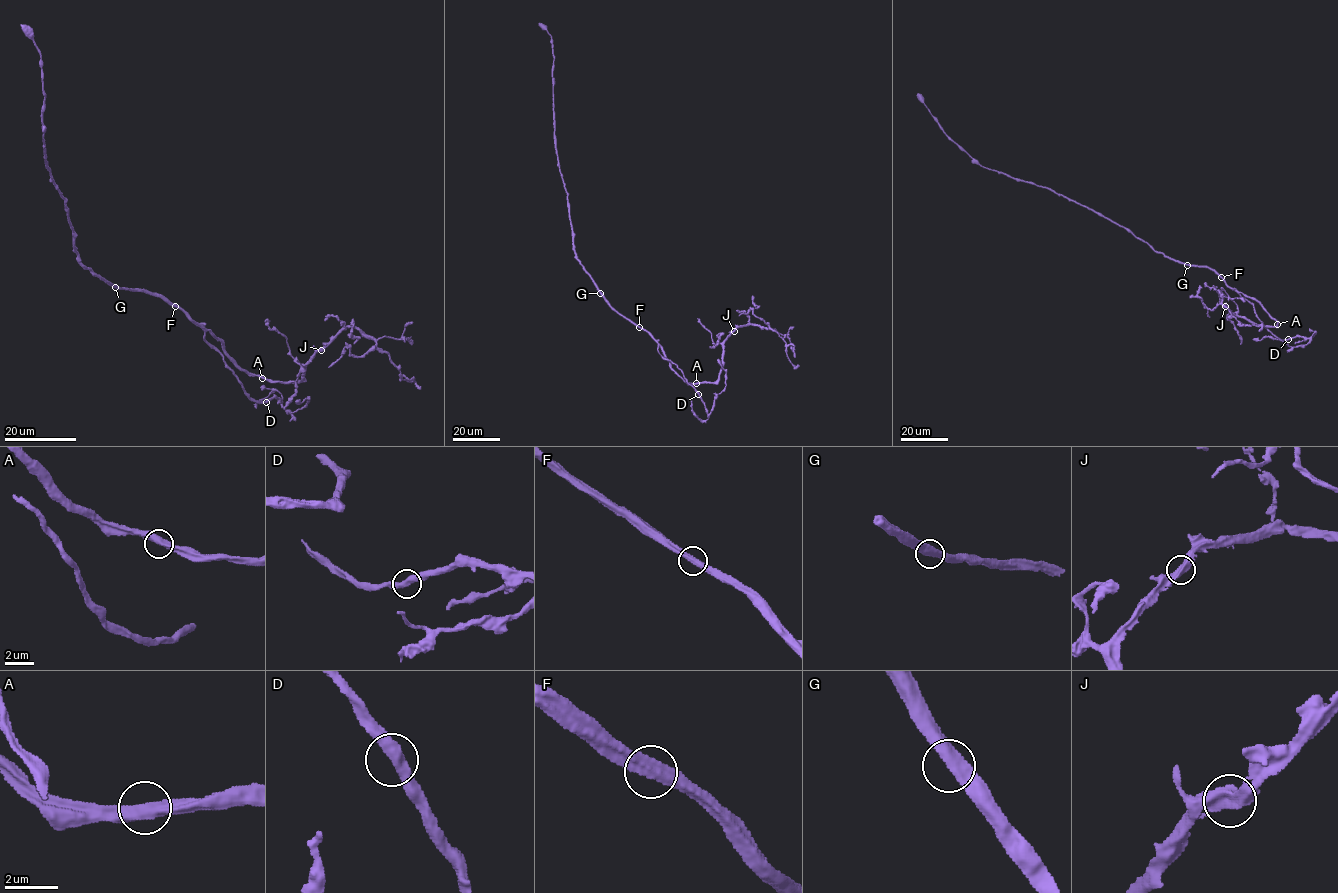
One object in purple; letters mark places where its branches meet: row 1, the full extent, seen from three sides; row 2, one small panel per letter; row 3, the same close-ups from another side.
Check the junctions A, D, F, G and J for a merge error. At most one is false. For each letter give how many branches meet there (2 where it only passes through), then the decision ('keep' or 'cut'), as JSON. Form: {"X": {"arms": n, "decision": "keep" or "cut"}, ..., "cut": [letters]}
{"A": {"arms": 2, "decision": "keep"}, "D": {"arms": 2, "decision": "keep"}, "F": {"arms": 2, "decision": "keep"}, "G": {"arms": 2, "decision": "keep"}, "J": {"arms": 2, "decision": "keep"}, "cut": []}

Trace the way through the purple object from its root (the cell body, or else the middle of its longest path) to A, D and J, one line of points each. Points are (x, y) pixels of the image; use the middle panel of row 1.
A: (602, 293), (615, 310), (655, 340), (670, 366), (682, 378), (696, 383)
D: (602, 293), (615, 310), (650, 335), (657, 344), (658, 352), (676, 365), (698, 394)
J: (602, 293), (615, 310), (655, 340), (670, 366), (688, 382), (714, 382), (717, 379), (724, 341), (734, 331)

